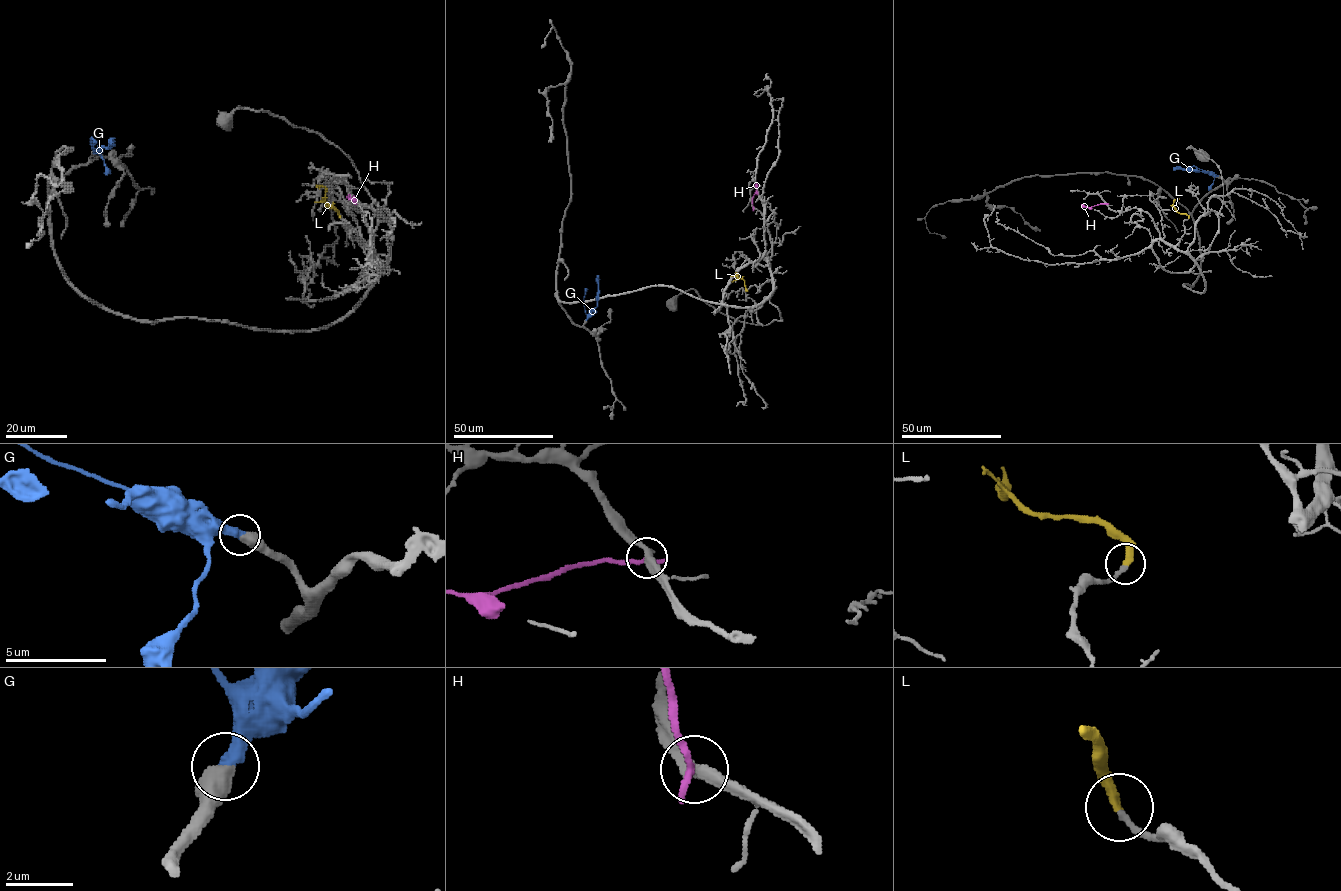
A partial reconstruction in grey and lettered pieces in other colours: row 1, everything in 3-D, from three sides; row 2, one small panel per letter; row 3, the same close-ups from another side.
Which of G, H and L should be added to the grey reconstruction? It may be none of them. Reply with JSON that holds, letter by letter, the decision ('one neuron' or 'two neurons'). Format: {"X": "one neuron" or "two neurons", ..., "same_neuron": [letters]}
{"G": "one neuron", "H": "two neurons", "L": "one neuron", "same_neuron": ["G", "L"]}

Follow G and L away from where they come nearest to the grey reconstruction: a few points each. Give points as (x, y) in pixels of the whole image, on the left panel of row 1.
G: (94, 153), (113, 144)
L: (340, 217), (337, 211), (326, 205), (326, 189), (317, 185)

